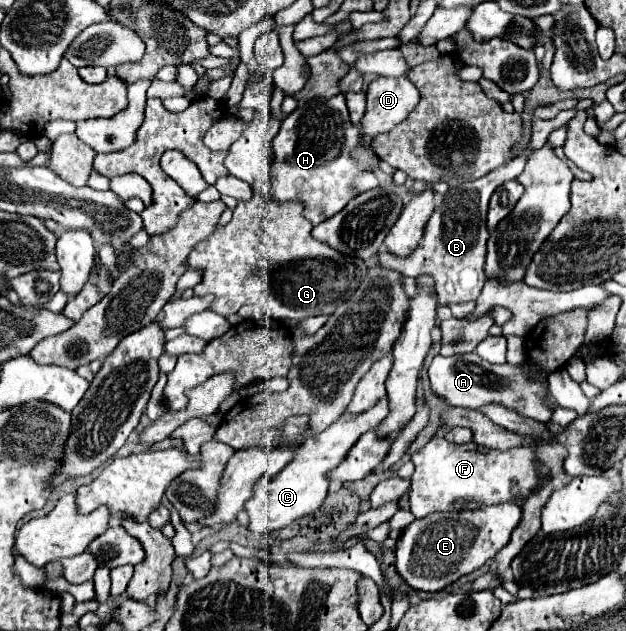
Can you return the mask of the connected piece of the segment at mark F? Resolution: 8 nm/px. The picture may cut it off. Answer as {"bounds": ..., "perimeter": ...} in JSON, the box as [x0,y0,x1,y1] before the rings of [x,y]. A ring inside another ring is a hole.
{"bounds":[411,434,565,518],"perimeter":[[[435,434],[419,452],[411,456],[415,469],[411,476],[411,513],[415,518],[423,518],[431,512],[457,512],[457,510],[475,510],[481,506],[491,506],[491,504],[501,504],[507,500],[513,500],[517,496],[525,498],[535,486],[537,486],[537,470],[535,470],[535,460],[541,460],[549,476],[557,484],[565,484],[565,472],[563,472],[563,458],[565,458],[565,448],[557,444],[537,444],[537,452],[533,448],[513,448],[507,452],[497,452],[491,448],[483,448],[475,442],[471,444],[453,444],[443,438],[443,434]]]}

